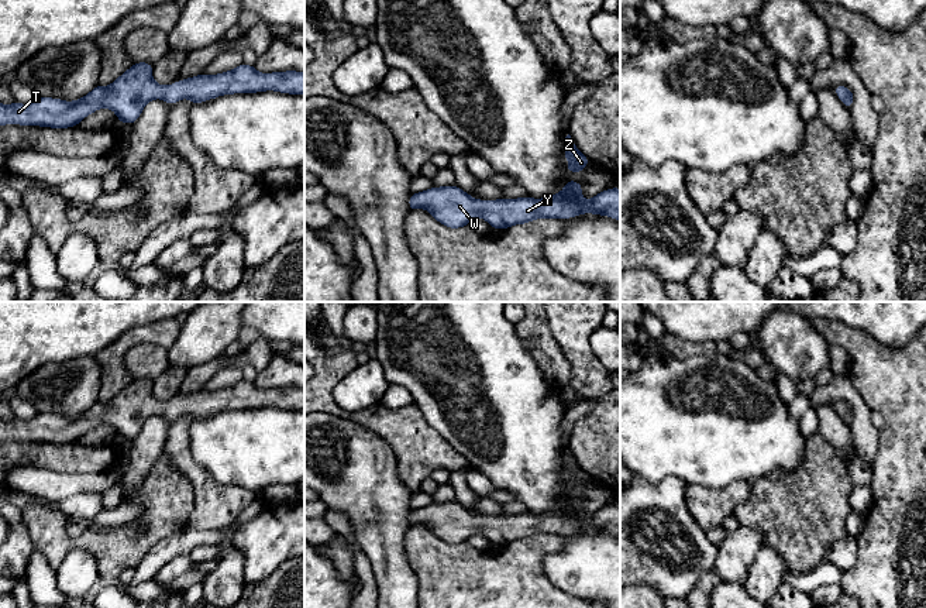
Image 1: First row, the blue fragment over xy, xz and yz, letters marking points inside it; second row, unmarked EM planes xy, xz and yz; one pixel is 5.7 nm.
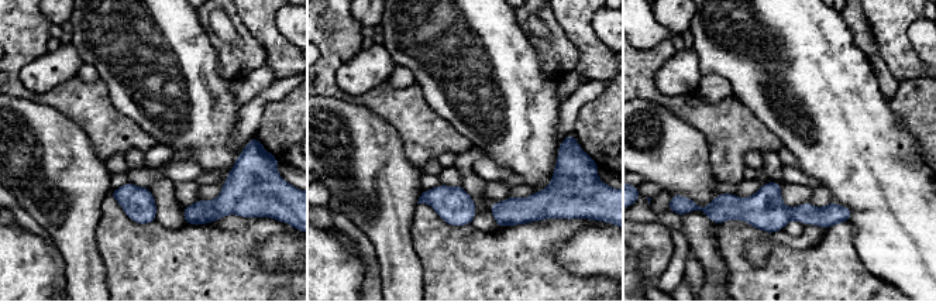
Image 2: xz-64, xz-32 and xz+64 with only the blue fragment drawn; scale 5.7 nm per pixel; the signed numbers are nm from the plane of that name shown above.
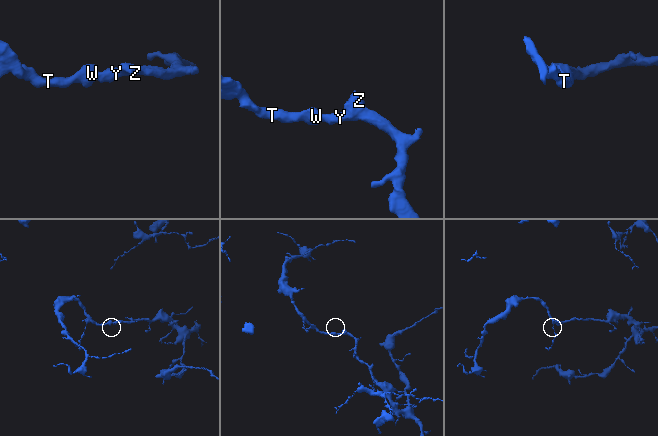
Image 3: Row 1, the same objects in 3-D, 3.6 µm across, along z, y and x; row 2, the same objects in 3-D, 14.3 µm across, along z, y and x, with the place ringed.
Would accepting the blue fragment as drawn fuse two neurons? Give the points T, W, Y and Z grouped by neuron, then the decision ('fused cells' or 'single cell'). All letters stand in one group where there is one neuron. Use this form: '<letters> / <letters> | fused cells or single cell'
T W Y Z | single cell

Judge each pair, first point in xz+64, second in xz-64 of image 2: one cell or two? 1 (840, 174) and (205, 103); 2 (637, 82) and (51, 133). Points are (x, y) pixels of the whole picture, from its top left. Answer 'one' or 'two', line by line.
1: one
2: two

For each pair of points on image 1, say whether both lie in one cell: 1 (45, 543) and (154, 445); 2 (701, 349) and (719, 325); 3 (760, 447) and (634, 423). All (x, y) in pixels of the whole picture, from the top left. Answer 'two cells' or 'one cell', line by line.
1: two cells
2: two cells
3: one cell

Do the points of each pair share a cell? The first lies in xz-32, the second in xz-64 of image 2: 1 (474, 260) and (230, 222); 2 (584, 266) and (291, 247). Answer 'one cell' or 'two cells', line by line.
1: two cells
2: one cell

